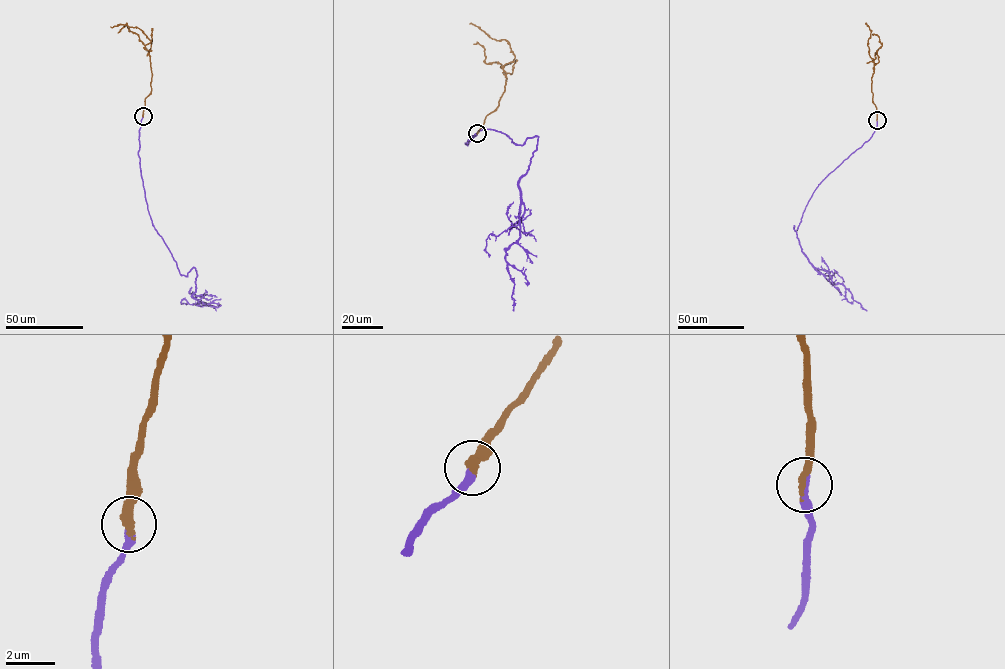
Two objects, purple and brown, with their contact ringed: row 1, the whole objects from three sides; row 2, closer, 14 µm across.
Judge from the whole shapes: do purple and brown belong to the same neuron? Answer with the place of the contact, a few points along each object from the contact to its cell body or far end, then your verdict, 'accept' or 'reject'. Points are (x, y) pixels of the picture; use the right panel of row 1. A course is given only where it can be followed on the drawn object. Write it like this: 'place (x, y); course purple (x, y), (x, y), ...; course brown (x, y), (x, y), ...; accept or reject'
place (877, 120); course purple (877, 120), (870, 139), (821, 182), (793, 228), (813, 267), (830, 282), (844, 286), (866, 310); course brown (877, 120), (871, 90), (874, 63), (867, 44), (871, 31), (866, 22); accept

